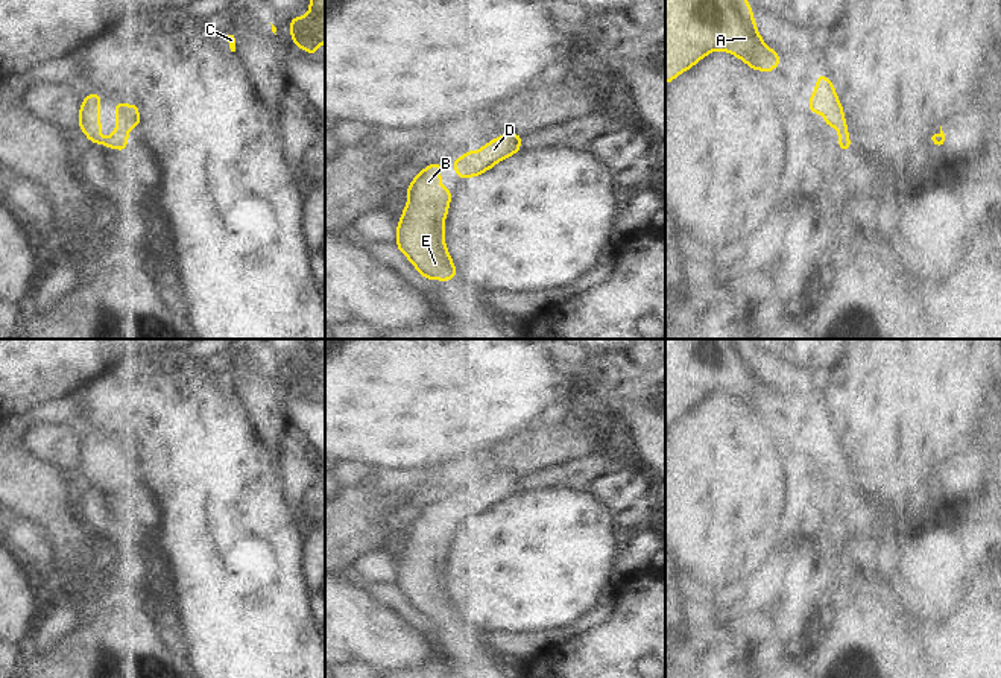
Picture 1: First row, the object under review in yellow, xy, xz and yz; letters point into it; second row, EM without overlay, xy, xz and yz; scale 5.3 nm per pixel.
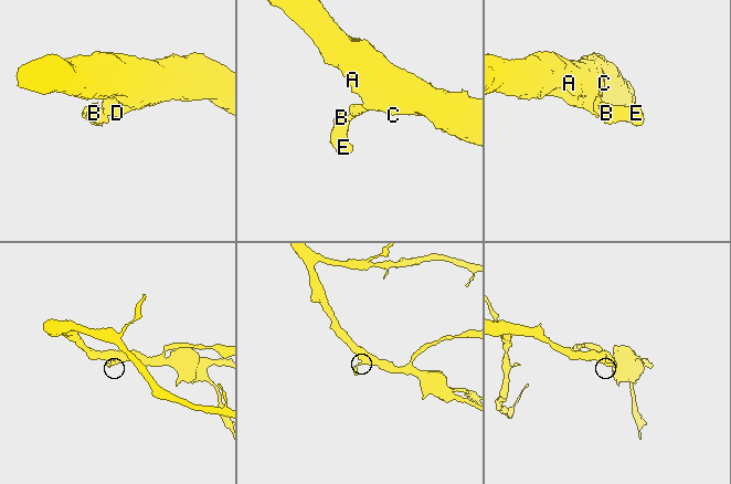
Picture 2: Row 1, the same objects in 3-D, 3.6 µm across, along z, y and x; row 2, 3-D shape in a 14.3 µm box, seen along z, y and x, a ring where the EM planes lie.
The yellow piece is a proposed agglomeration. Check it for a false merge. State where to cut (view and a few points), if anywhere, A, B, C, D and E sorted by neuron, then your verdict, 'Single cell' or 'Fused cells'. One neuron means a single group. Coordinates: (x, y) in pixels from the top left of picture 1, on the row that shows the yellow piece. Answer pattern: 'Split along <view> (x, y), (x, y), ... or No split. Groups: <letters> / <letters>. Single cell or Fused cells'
No split. Groups: A B C D E. Single cell

